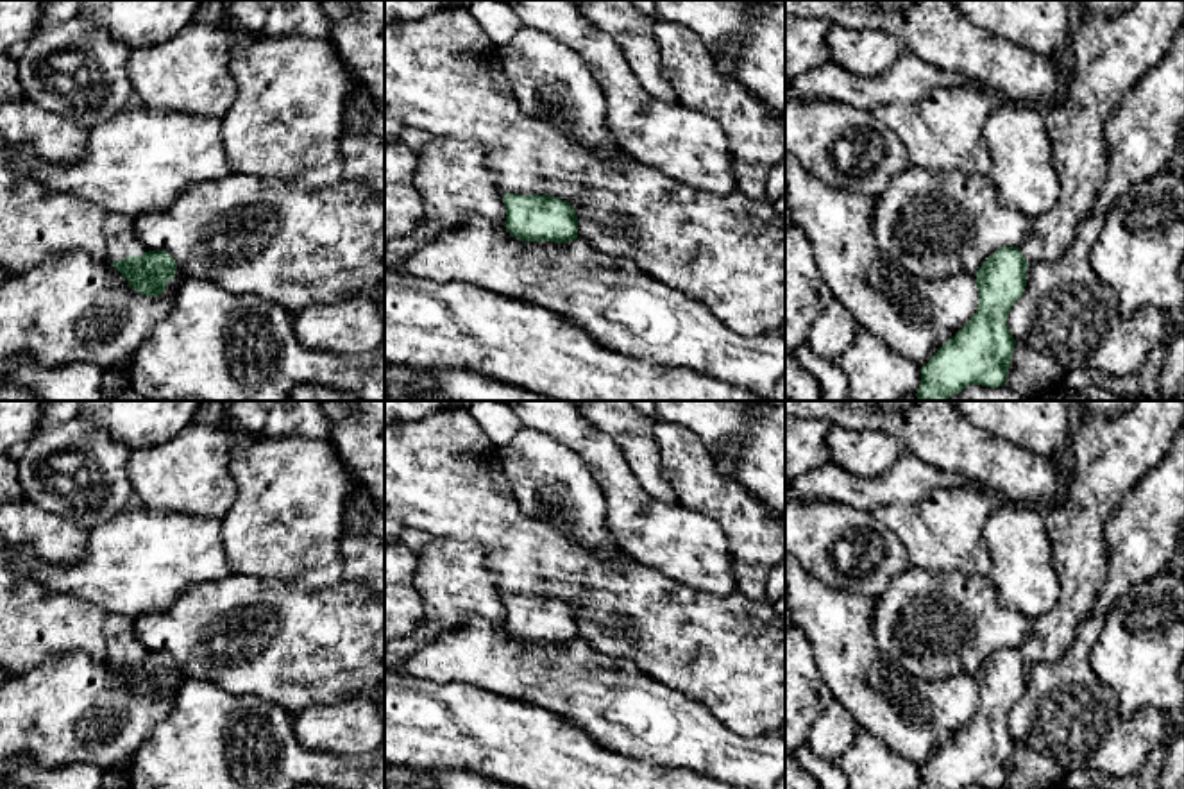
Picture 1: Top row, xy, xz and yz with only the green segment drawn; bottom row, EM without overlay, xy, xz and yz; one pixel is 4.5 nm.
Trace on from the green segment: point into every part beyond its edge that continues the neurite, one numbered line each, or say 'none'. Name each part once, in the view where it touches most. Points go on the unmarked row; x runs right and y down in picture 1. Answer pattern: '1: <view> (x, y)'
1: xy (120, 636)

